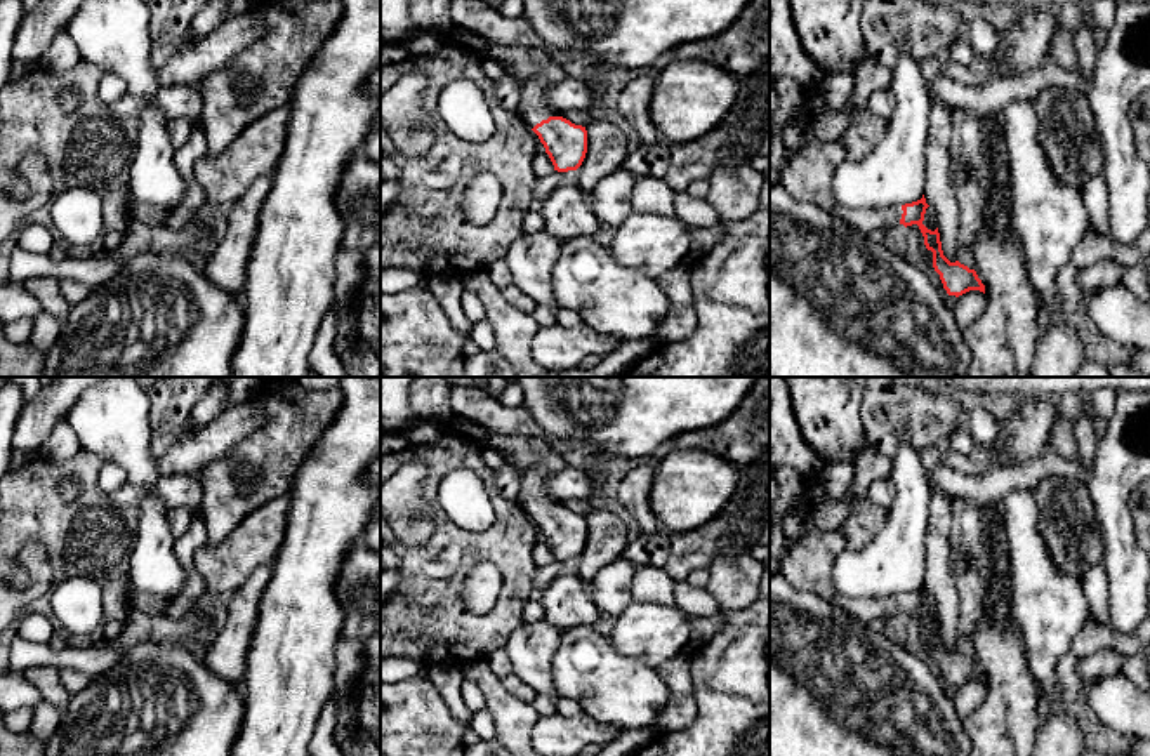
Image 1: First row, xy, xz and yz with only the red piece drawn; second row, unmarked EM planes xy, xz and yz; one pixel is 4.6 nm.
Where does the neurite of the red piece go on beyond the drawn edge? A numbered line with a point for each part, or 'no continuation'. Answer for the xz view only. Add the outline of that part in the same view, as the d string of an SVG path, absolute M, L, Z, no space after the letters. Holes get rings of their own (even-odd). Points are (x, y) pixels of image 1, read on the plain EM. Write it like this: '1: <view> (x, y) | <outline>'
1: xz (532, 496) | M532 438L530 440L532 448L537 452L539 455L539 462L533 469L519 469L516 468L509 457L506 457L500 450L500 454L506 457L506 464L516 468L519 471L521 476L521 490L519 490L519 506L533 518L537 513L540 513L542 509L547 509L551 506L547 495L545 495L545 488L544 488L544 481L545 476L556 469L561 469L566 462L565 459L554 452L547 441L540 440L540 438Z

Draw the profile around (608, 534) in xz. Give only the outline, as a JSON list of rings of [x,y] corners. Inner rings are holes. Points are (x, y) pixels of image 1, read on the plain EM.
[[[592,509],[585,514],[587,542],[582,554],[577,558],[575,574],[591,582],[591,579],[608,563],[617,561],[631,535],[632,527],[624,514],[615,514],[606,509]]]

